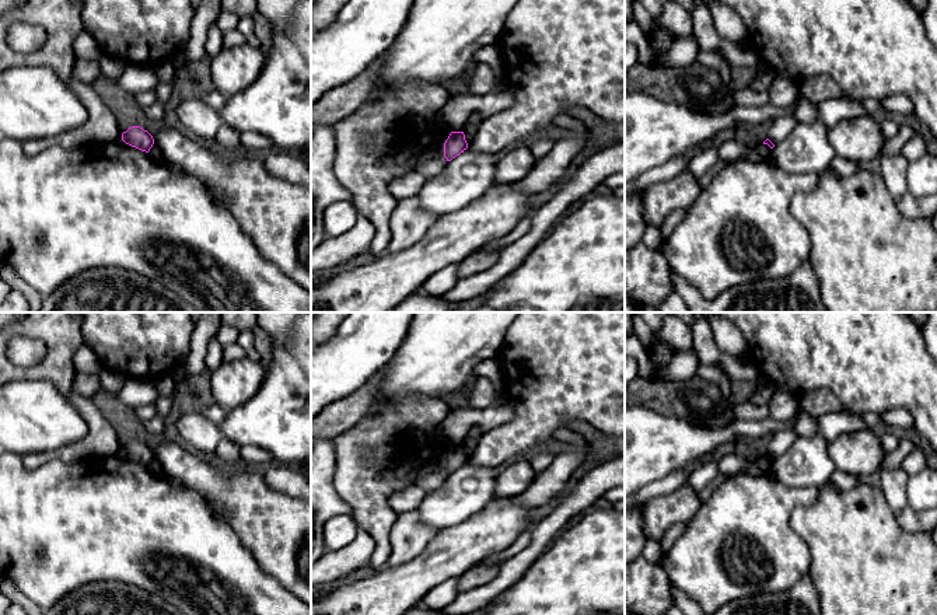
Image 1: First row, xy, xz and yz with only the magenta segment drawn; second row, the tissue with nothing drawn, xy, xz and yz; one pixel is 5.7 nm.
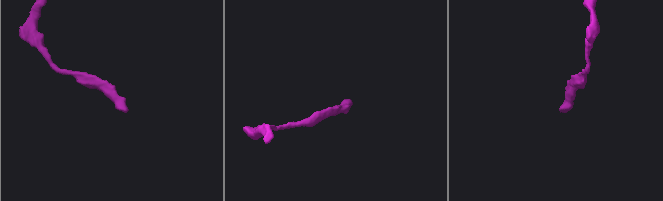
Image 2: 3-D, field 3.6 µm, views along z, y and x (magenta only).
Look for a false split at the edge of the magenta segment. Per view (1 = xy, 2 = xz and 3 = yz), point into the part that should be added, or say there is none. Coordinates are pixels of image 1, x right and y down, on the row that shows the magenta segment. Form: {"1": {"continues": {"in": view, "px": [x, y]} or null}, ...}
{"1": {"continues": null}, "2": {"continues": null}, "3": {"continues": null}}

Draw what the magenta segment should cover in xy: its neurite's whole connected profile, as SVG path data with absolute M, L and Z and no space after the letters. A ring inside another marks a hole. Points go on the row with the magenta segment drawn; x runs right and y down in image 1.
M132 126L122 133L122 140L141 151L148 153L154 144L153 136L140 126Z

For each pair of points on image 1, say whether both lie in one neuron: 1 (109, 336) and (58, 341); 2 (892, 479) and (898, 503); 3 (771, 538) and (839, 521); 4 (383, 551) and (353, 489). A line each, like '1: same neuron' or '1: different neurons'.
1: different neurons
2: same neuron
3: different neurons
4: same neuron

